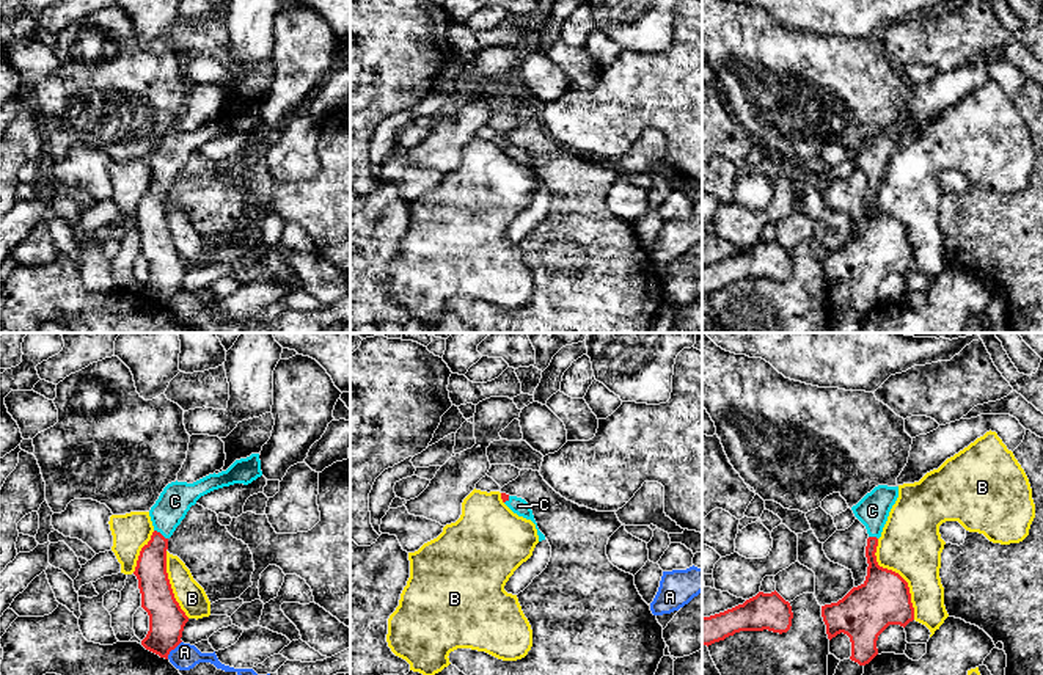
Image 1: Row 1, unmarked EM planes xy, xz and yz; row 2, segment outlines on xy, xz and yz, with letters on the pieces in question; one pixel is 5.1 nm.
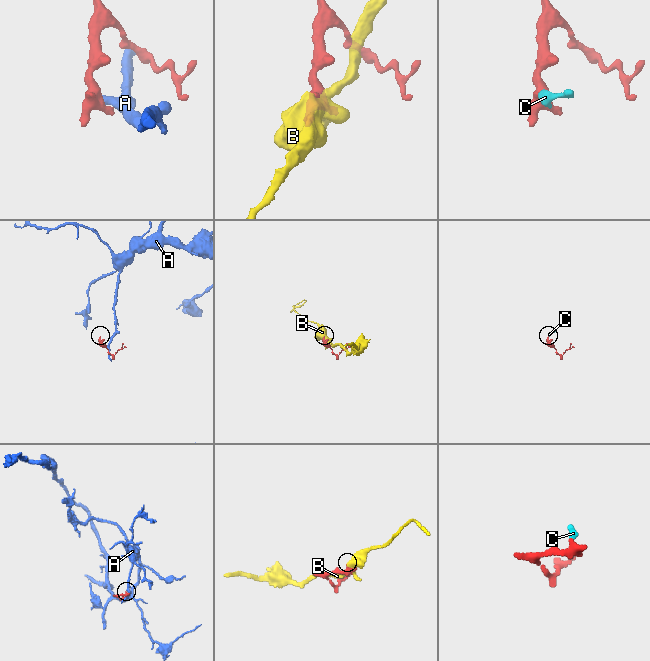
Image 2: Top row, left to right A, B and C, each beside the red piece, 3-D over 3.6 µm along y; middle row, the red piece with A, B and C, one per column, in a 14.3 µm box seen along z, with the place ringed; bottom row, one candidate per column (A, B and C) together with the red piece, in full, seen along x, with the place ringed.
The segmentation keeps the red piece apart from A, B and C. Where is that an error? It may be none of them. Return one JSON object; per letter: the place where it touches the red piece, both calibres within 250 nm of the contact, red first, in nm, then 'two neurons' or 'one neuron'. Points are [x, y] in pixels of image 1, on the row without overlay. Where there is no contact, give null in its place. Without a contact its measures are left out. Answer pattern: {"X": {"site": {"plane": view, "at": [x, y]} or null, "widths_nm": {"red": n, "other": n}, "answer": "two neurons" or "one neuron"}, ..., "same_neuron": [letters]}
{"A": {"site": {"plane": "xy", "at": [172, 297]}, "widths_nm": {"red": 190, "other": 140}, "answer": "two neurons"}, "B": {"site": {"plane": "yz", "at": [899, 223]}, "widths_nm": {"red": 280, "other": 320}, "answer": "two neurons"}, "C": {"site": {"plane": "xy", "at": [159, 181]}, "widths_nm": {"red": 160, "other": 170}, "answer": "one neuron"}, "same_neuron": ["C"]}

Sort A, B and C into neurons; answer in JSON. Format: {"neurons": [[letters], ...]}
{"neurons": [["A"], ["B"], ["C"]]}

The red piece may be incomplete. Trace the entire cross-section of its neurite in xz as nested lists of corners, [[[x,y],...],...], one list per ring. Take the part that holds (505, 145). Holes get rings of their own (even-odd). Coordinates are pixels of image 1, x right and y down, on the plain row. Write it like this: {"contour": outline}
{"contour": [[[501,141],[501,148],[503,148],[503,151],[504,151],[514,162],[517,162],[518,165],[523,165],[523,166],[526,166],[526,168],[531,168],[531,170],[536,173],[537,184],[539,184],[539,190],[545,188],[545,184],[543,184],[543,182],[539,179],[539,176],[537,176],[537,171],[536,171],[536,168],[534,168],[532,159],[531,159],[531,155],[528,154],[528,151],[526,151],[525,148],[517,146],[517,144],[509,144],[509,143],[506,143],[506,141]]]}

